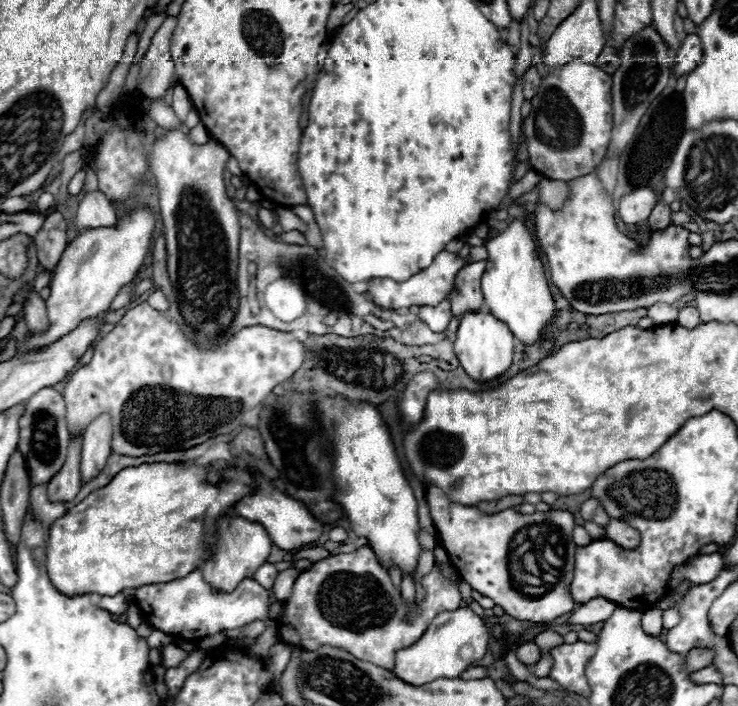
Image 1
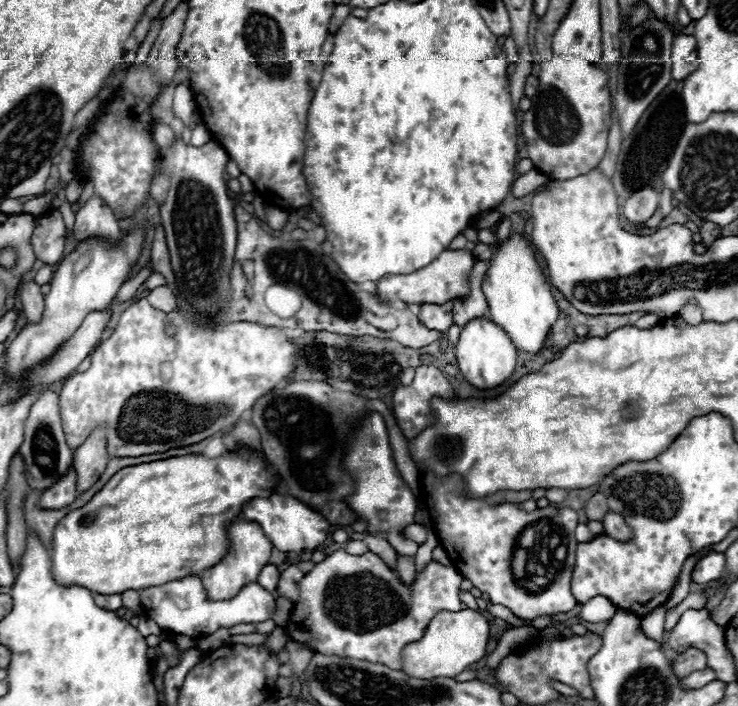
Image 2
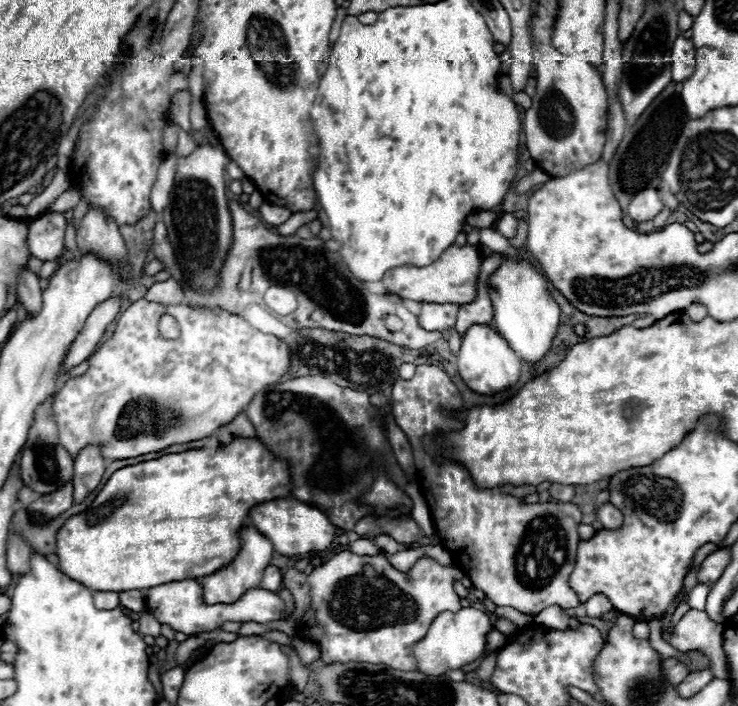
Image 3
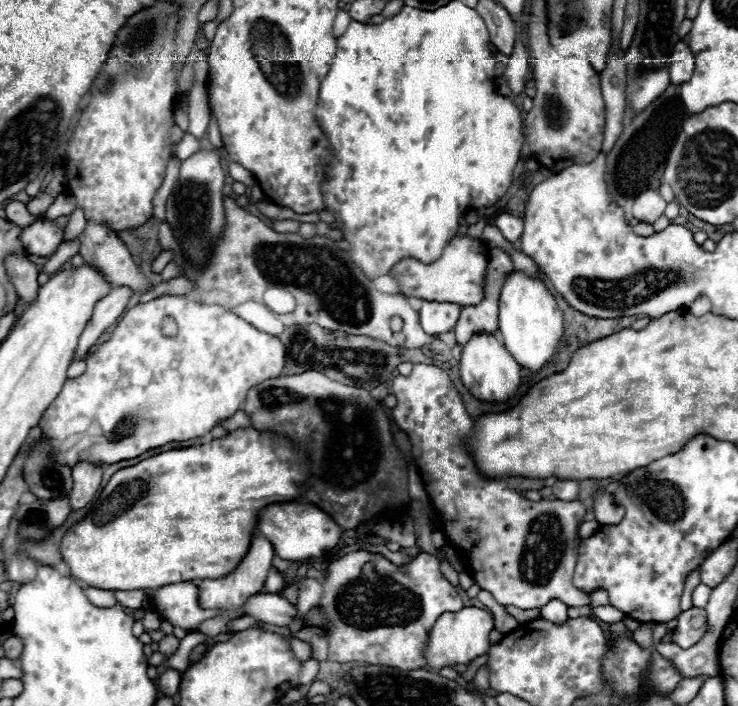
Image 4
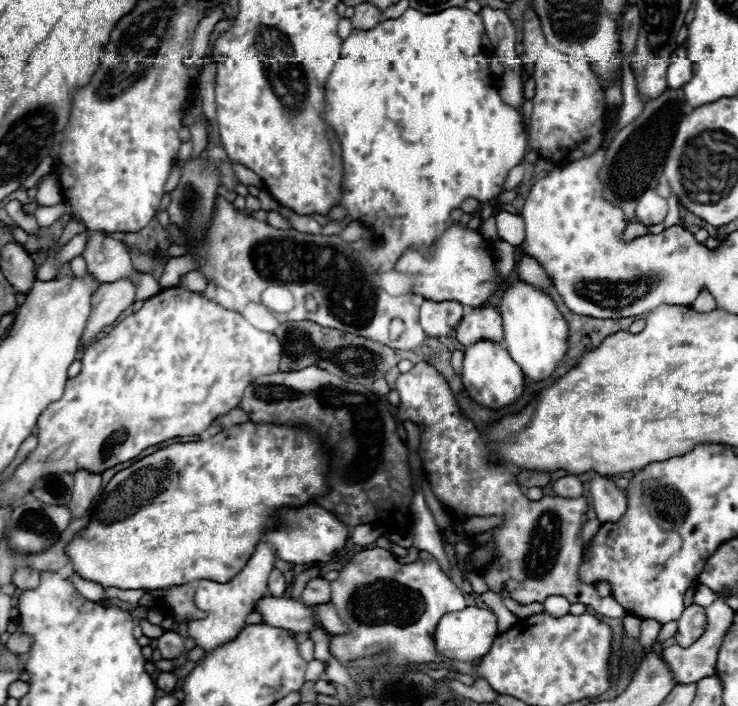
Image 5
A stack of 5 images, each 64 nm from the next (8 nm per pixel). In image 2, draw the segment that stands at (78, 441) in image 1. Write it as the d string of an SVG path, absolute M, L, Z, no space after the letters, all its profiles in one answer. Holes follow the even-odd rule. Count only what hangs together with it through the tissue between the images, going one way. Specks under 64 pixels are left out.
M72 464L70 470L58 482L54 482L50 488L44 490L40 504L44 508L64 508L64 506L72 504L72 500L76 500L76 496L78 496L78 492L76 492L76 470Z

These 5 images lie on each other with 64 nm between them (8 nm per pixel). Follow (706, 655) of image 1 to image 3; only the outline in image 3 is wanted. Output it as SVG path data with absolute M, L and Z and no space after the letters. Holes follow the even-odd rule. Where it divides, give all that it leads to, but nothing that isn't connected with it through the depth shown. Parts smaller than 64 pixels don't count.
M666 658L666 660L662 660L662 668L664 668L666 678L672 684L680 684L690 674L690 670L678 658Z

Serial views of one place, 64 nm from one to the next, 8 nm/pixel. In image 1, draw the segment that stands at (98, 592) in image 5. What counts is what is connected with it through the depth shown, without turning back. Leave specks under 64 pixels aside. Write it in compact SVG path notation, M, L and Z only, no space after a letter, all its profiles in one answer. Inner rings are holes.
M120 592L116 596L102 596L100 598L100 604L98 604L102 610L110 612L110 614L124 614L128 604L126 604L126 596Z

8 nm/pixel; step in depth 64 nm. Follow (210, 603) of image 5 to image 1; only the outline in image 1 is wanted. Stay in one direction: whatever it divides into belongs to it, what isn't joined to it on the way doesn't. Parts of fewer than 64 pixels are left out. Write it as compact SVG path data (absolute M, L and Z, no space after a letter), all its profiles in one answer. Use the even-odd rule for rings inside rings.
M222 516L216 522L216 544L202 566L204 580L212 588L232 592L240 584L240 580L250 578L256 572L256 568L260 568L260 564L266 562L266 558L270 556L270 548L272 540L260 524L250 522L242 516Z

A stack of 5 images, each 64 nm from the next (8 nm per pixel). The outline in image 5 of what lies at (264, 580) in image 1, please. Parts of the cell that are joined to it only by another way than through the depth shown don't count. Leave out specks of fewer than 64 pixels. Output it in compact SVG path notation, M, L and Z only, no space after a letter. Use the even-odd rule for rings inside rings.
M274 568L268 576L268 594L270 596L282 596L286 592L286 588L288 588L288 584L286 584L284 574Z

